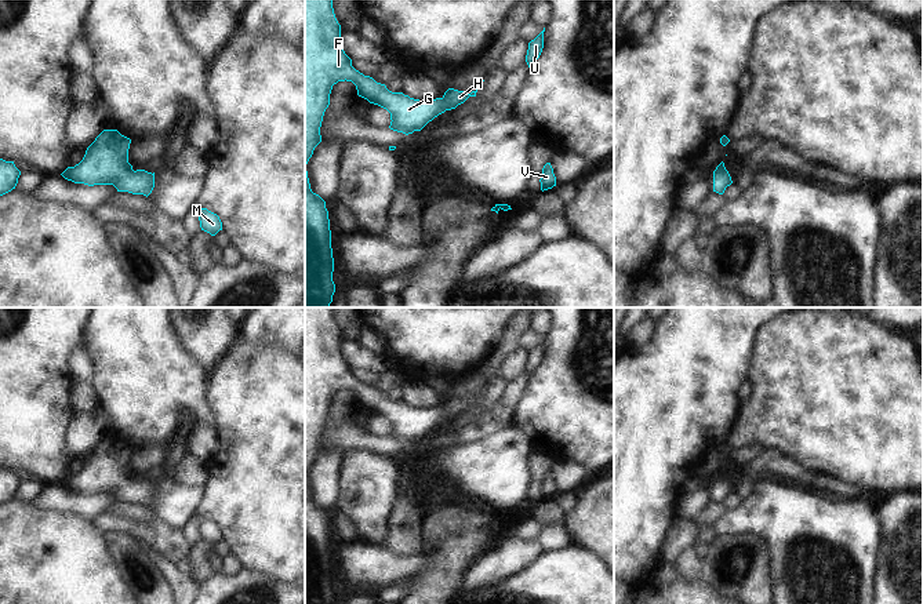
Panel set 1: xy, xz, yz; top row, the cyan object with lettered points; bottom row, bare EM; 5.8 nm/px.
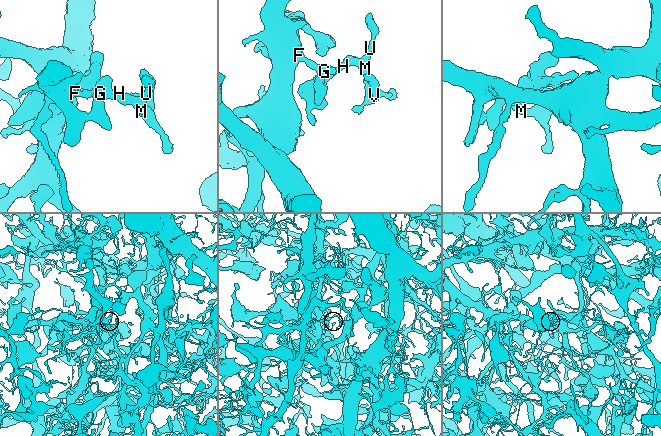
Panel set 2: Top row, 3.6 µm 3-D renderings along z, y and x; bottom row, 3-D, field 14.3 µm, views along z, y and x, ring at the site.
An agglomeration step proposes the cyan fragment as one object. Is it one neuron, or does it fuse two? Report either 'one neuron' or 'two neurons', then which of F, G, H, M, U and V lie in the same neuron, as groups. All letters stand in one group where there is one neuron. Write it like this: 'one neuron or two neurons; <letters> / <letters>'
one neuron; F G H M U V

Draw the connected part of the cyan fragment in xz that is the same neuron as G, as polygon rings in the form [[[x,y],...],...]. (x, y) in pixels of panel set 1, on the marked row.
[[[305,0],[305,308],[330,308],[335,292],[328,211],[326,201],[310,189],[306,164],[315,148],[321,142],[320,127],[330,105],[333,85],[345,80],[356,85],[359,97],[386,109],[392,120],[389,128],[406,135],[421,131],[435,117],[455,109],[477,92],[476,90],[466,94],[448,88],[441,98],[419,101],[403,92],[389,91],[385,84],[377,83],[352,66],[352,59],[341,47],[341,25],[335,18],[333,0]]]

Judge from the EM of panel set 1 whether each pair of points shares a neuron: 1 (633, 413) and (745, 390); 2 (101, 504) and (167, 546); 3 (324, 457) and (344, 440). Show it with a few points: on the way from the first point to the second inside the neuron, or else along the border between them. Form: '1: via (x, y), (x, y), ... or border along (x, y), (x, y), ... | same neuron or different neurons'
1: border along (748, 378), (738, 390), (741, 401) | different neurons
2: border along (104, 510), (90, 519) | different neurons
3: border along (322, 448), (330, 448), (342, 457) | different neurons

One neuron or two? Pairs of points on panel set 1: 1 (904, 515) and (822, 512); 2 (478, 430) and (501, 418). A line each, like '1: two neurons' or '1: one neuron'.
1: two neurons
2: one neuron

